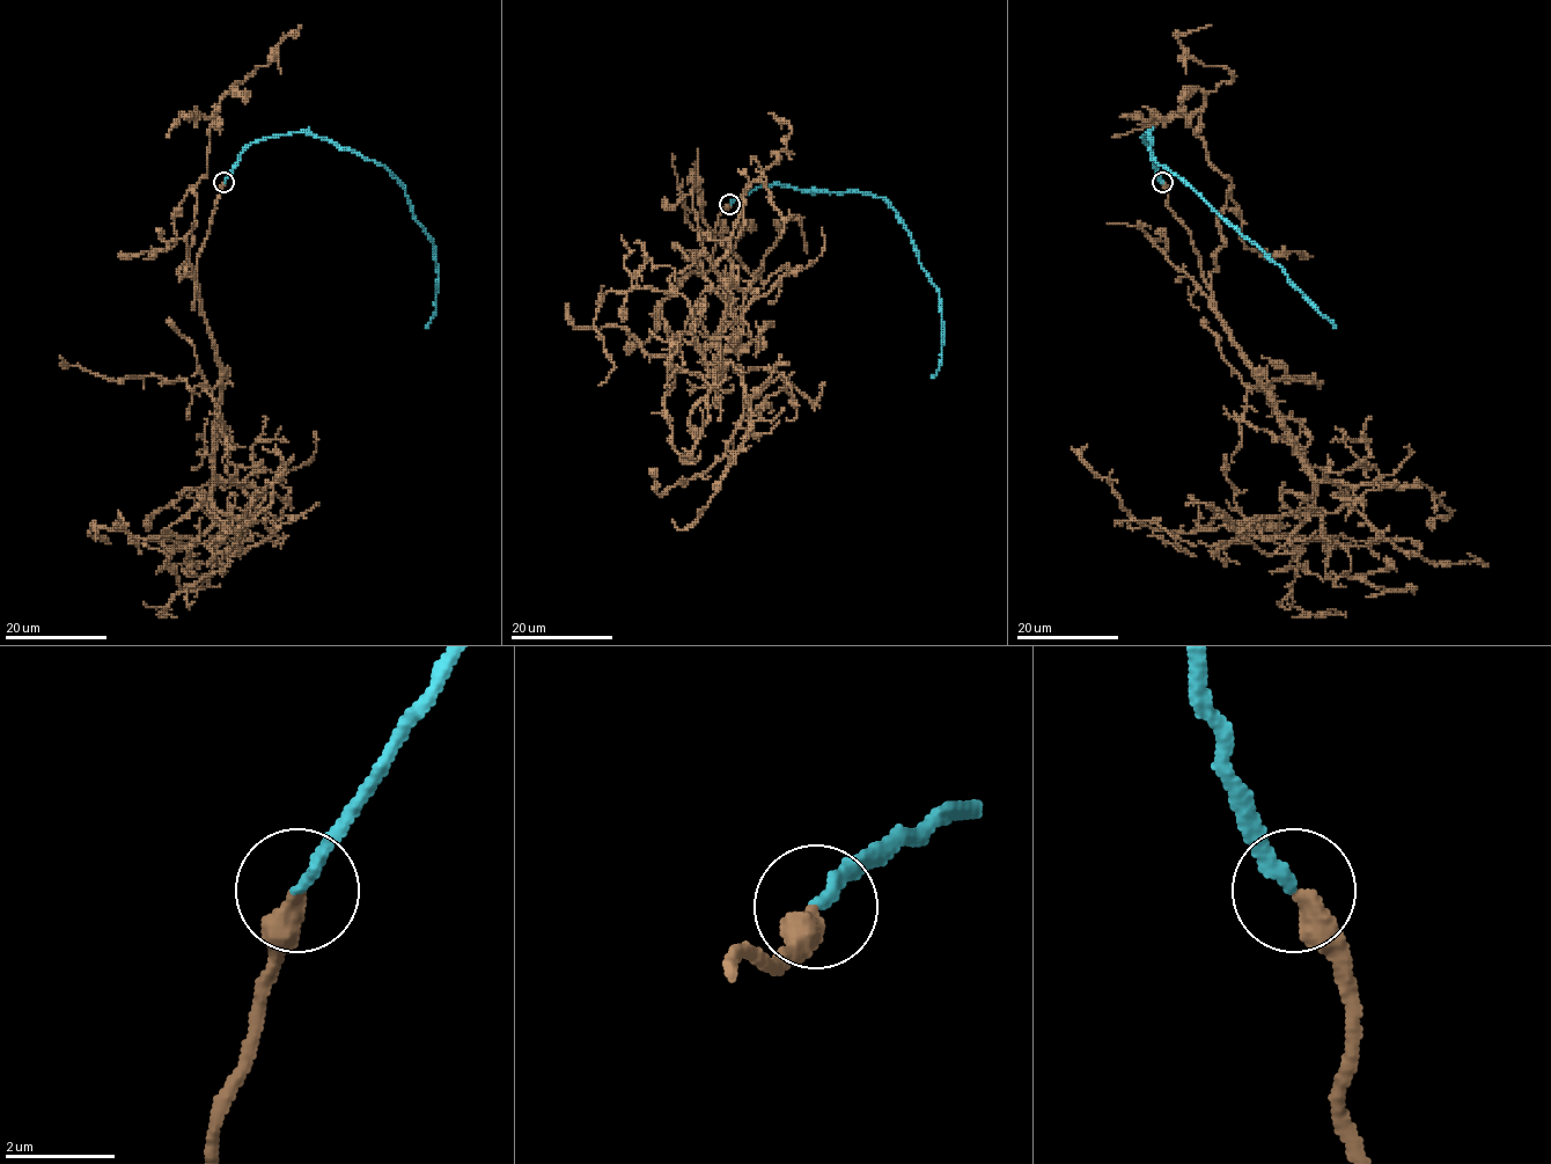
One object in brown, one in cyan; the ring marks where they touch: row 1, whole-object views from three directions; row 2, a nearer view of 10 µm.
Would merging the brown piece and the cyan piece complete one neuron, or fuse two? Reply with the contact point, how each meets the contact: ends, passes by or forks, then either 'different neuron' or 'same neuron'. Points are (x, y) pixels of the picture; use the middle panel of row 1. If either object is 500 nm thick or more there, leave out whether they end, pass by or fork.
(729, 204) | brown ends | cyan ends | same neuron

